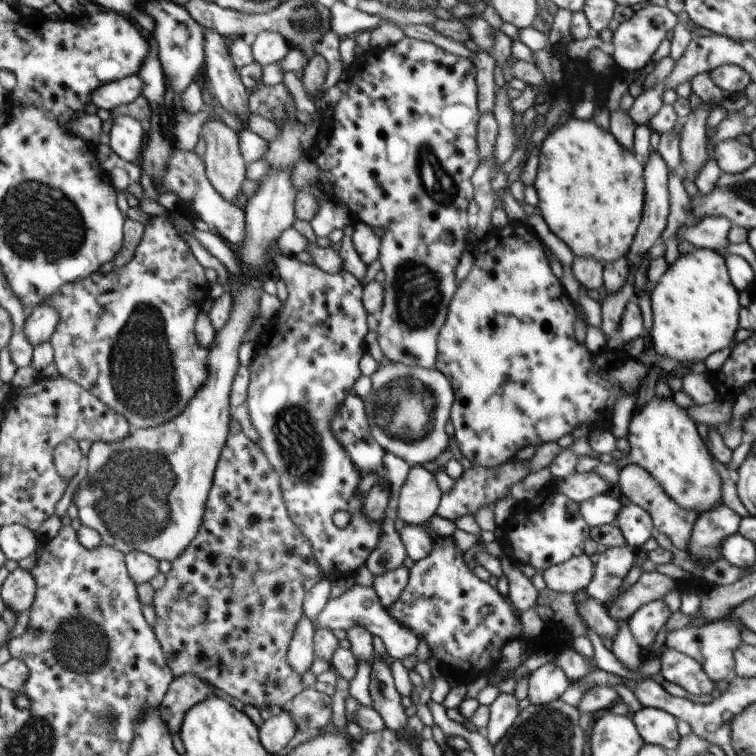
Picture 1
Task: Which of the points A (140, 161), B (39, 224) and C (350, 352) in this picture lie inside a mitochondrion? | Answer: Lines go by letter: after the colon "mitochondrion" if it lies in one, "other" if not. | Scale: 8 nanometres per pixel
A: other
B: mitochondrion
C: other

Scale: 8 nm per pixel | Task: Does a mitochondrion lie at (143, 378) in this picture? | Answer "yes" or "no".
yes

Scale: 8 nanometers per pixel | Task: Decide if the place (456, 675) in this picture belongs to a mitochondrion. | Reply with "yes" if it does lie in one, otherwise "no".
no

